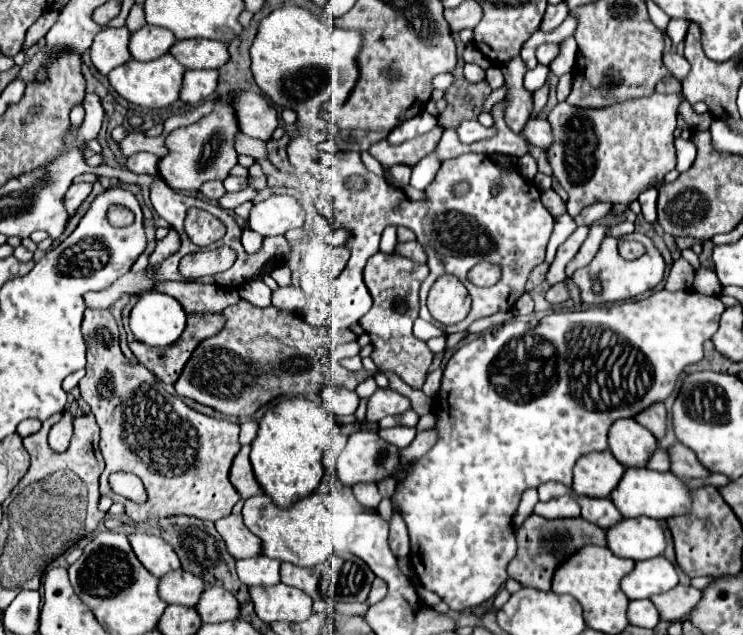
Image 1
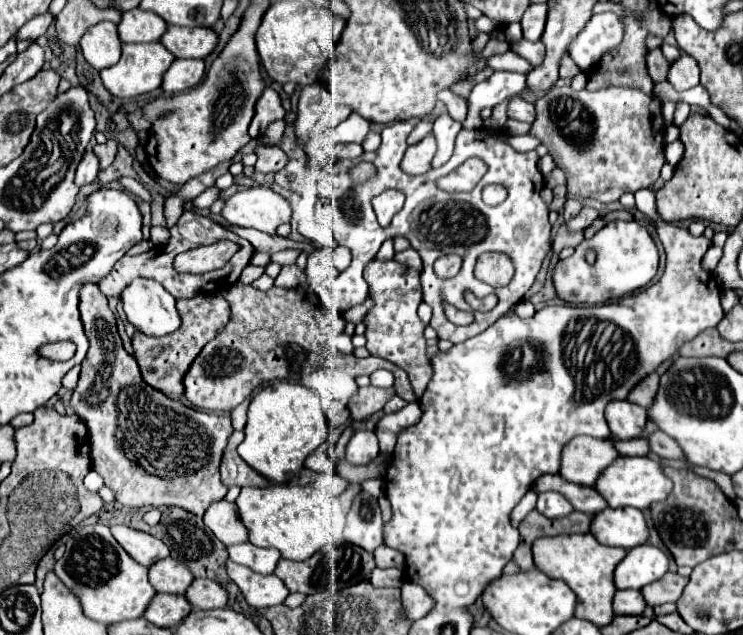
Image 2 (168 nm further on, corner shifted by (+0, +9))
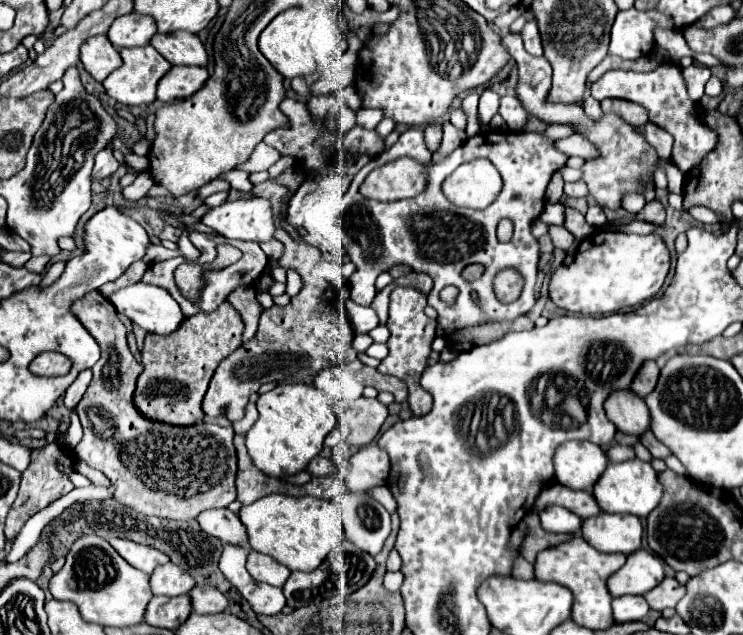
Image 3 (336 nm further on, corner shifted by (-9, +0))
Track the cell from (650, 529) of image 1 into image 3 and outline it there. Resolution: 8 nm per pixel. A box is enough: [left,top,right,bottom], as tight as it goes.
[582,514,642,554]

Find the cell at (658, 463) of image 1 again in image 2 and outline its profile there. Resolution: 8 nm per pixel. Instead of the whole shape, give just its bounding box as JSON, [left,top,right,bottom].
[615,439,649,457]

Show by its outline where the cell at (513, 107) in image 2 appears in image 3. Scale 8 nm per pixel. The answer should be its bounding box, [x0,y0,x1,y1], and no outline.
[500,96,528,132]

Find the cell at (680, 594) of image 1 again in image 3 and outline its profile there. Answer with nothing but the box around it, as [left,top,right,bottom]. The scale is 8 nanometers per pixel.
[644,578,686,610]

